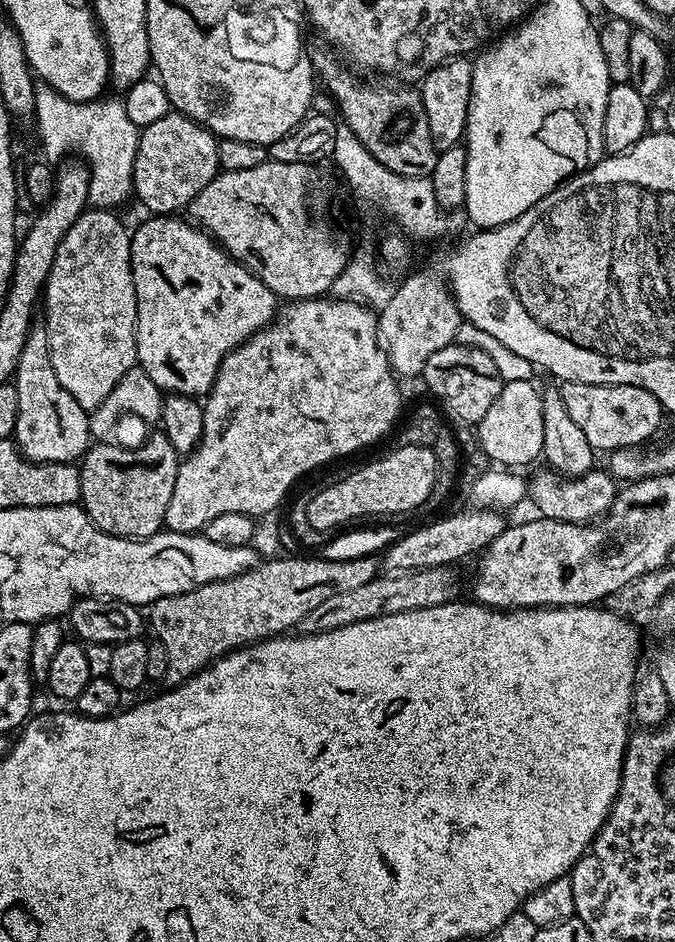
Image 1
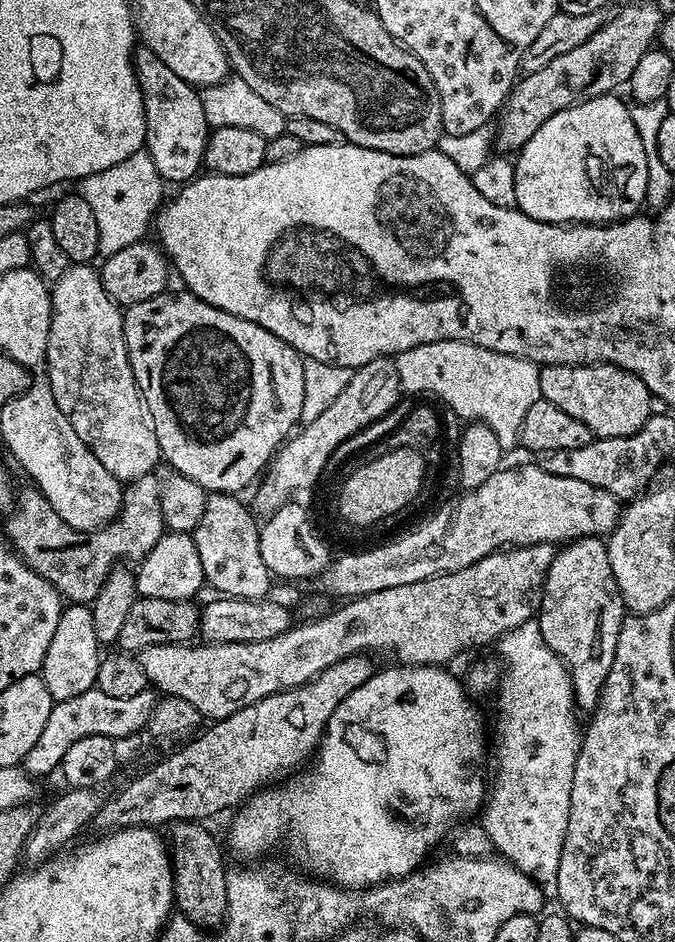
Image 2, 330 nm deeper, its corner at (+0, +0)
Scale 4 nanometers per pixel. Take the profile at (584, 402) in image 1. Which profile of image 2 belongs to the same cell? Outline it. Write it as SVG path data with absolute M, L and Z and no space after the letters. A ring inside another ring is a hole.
M545 364L540 368L540 394L558 410L566 410L570 418L586 422L596 438L629 436L648 421L652 393L634 374L613 364Z

